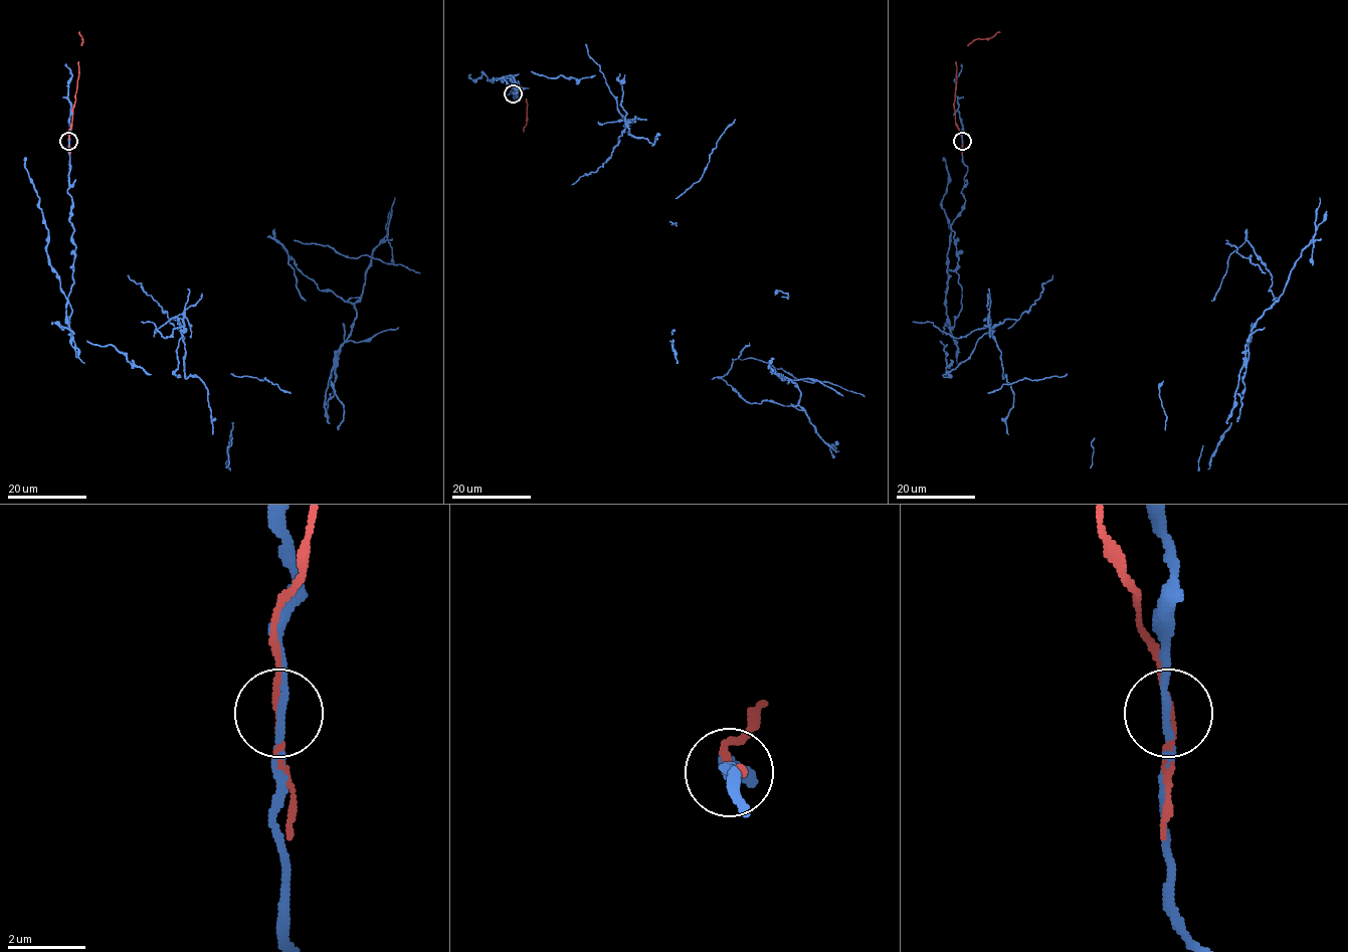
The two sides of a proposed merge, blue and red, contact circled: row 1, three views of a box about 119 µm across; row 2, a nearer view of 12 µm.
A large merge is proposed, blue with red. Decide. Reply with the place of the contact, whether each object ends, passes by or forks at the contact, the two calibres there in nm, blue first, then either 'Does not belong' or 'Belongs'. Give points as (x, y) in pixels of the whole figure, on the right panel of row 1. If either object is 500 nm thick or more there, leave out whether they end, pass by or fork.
Place: (962, 141). At the ring blue passes by. At the ring red passes by. Thickness 180 nm (blue) against 150 nm. Does not belong

